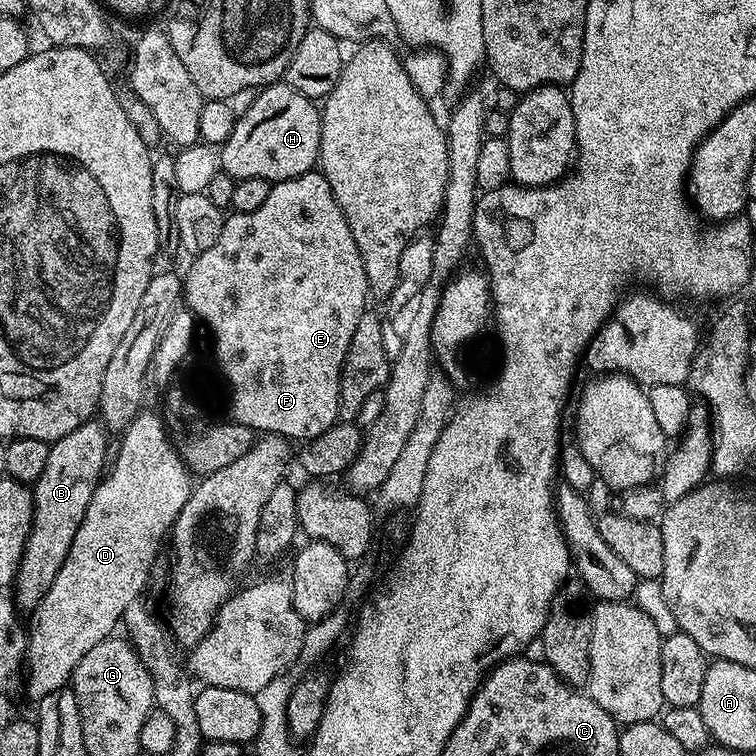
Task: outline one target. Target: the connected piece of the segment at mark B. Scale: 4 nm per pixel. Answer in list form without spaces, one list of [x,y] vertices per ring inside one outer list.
[[[93,418],[78,426],[78,430],[70,430],[70,434],[51,441],[46,470],[42,470],[32,488],[32,532],[28,535],[14,585],[14,600],[21,609],[35,608],[46,590],[50,590],[54,578],[58,578],[58,570],[62,570],[62,562],[66,562],[66,554],[70,554],[70,542],[74,542],[74,534],[78,534],[78,526],[82,526],[82,514],[86,514],[96,485],[105,475],[104,459],[110,456],[108,439],[108,429]]]

